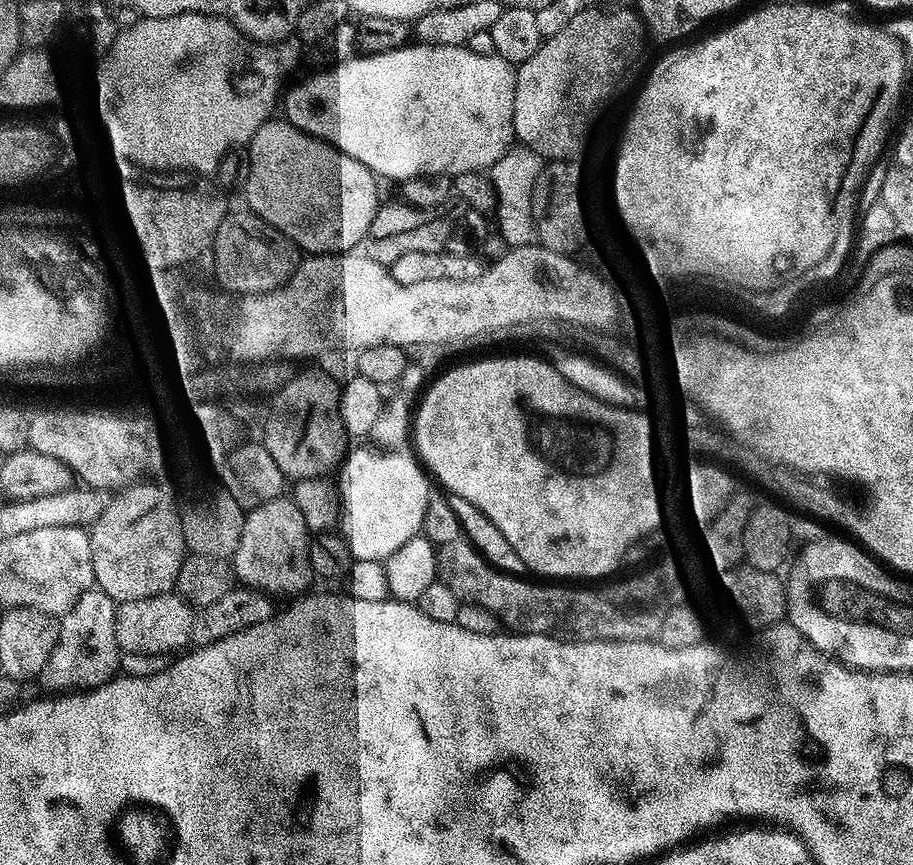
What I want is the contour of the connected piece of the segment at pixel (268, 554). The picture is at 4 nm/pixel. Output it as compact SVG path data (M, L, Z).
M291 498L271 500L251 509L244 517L236 553L230 558L235 579L243 587L253 588L269 598L296 598L307 593L311 589L308 587L314 583L308 561L309 539L310 533L302 518L302 510L298 510Z

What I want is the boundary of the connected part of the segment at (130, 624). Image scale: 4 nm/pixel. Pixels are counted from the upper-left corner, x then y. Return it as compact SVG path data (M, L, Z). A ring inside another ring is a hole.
M176 594L151 596L141 600L125 600L116 610L116 621L114 622L116 644L120 647L121 653L179 653L190 641L193 615L193 609L189 604ZM183 644L185 645L183 646Z

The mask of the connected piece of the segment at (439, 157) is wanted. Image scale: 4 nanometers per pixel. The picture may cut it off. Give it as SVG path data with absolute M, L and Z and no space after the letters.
M408 42L403 48L386 50L382 54L355 54L347 60L333 63L329 72L320 72L317 76L308 76L300 80L292 89L289 87L282 96L282 108L284 104L283 119L289 120L295 128L308 132L318 140L327 140L335 146L339 152L350 154L358 162L362 162L377 177L403 182L412 180L415 176L446 176L454 178L458 174L467 172L484 172L491 169L502 154L514 144L514 86L516 85L516 68L510 62L506 62L501 56L487 56L486 54L474 54L474 50L468 47L438 46L437 44L421 44Z

